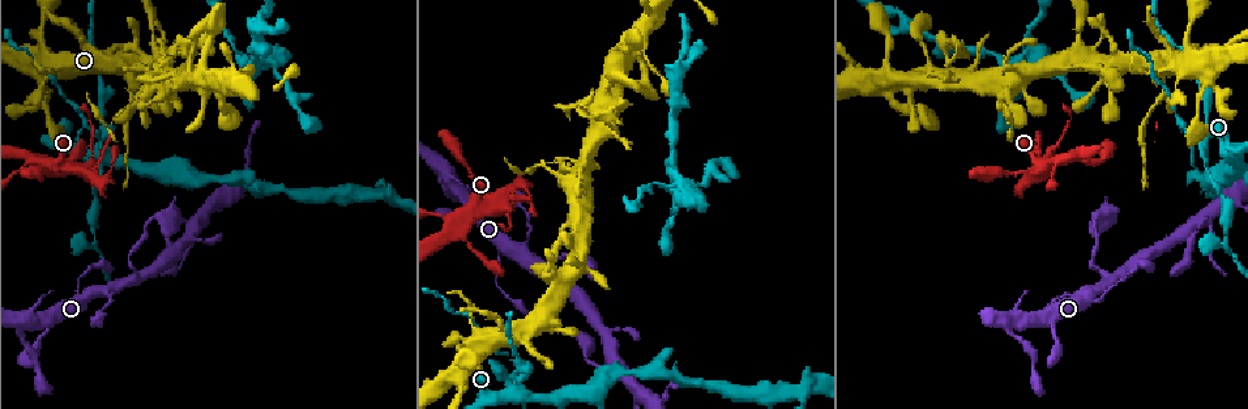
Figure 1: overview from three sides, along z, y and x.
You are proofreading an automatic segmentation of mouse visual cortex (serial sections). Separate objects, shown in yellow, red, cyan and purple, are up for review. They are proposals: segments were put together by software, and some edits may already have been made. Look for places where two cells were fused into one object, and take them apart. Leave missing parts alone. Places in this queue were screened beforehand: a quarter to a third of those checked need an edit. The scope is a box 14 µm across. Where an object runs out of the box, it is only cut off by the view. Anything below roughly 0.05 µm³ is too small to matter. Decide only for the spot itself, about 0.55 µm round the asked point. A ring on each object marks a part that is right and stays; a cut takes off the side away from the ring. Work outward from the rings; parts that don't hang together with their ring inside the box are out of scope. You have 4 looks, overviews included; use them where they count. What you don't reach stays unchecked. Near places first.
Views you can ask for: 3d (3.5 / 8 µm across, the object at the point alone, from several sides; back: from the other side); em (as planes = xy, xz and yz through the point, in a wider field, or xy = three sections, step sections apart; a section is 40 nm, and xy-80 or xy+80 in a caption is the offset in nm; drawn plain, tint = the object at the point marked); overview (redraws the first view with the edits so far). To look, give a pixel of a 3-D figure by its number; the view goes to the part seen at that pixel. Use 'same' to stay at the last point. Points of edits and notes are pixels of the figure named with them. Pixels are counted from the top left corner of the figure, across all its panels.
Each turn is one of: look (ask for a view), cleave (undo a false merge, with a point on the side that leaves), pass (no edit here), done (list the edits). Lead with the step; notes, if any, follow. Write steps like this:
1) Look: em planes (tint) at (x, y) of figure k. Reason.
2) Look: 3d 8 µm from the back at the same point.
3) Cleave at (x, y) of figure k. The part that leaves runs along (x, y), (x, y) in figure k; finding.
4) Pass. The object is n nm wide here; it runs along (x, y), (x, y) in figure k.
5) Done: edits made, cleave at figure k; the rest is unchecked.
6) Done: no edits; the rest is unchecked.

Look: 3d 3.5 µm at (1162, 75) of figure 1. A narrow waist.

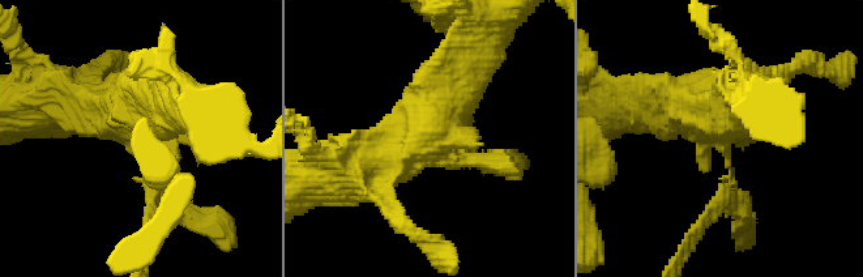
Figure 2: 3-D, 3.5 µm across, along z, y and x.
Look: em xy step 3 (tint) at (720, 137) of figure 2.

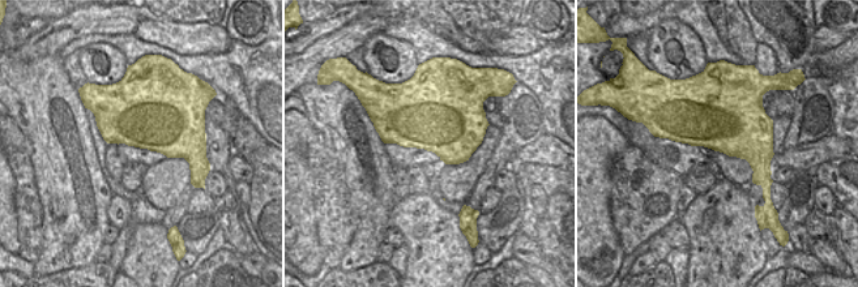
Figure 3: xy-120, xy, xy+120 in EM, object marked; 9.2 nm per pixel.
Cleave at (713, 209) of figure 2. The object is 600 nm wide here; a border runs along (769, 178), (756, 184) in figure 3; a second cell is stuck on.

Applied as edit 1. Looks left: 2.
Look: 3d 3.5 µm at (1062, 68) of figure 1. Thin arm on a thick one.

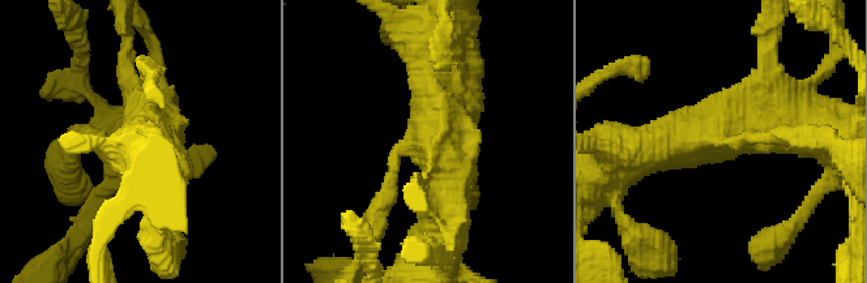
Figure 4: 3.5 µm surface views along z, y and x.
Look: em xy step 5 (tint) at (413, 146) of figure 4.

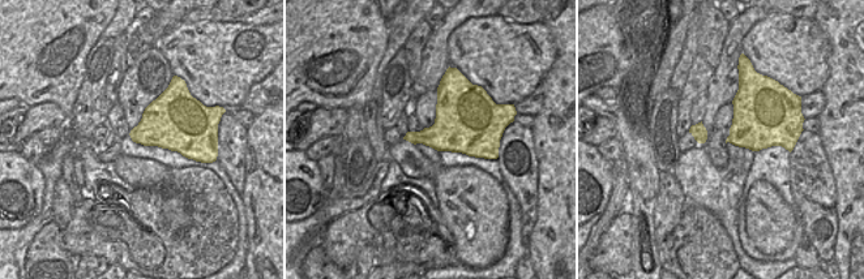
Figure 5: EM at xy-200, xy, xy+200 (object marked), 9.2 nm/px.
Pass. The object is 420 nm wide here; it runs along (763, 125), (699, 129), (609, 162) in figure 4; continuous, no second cell.

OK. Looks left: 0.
Done: edits made, cleave at figure 2; the rest is unchecked.

